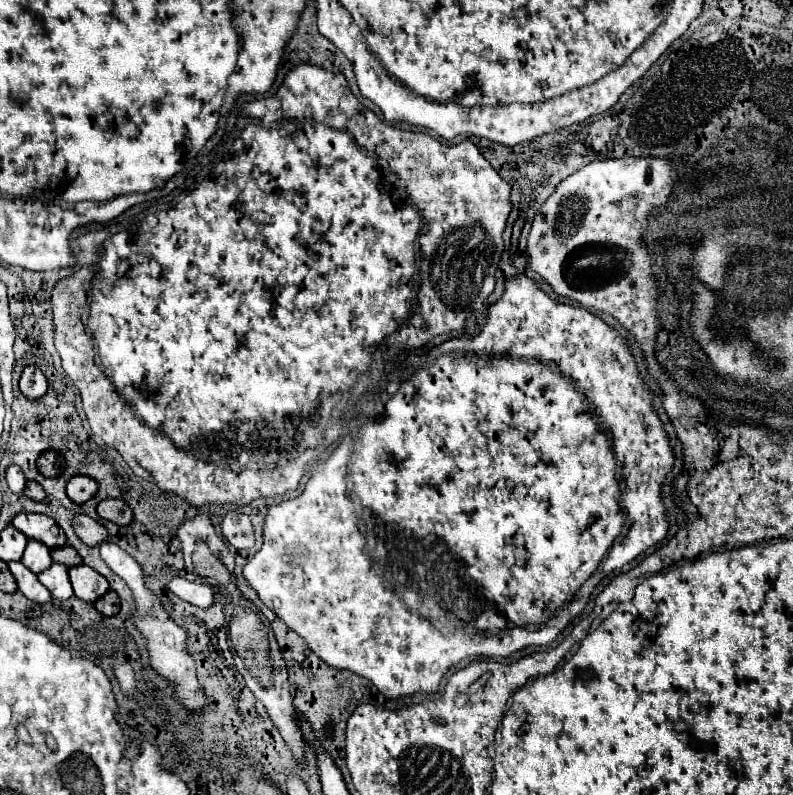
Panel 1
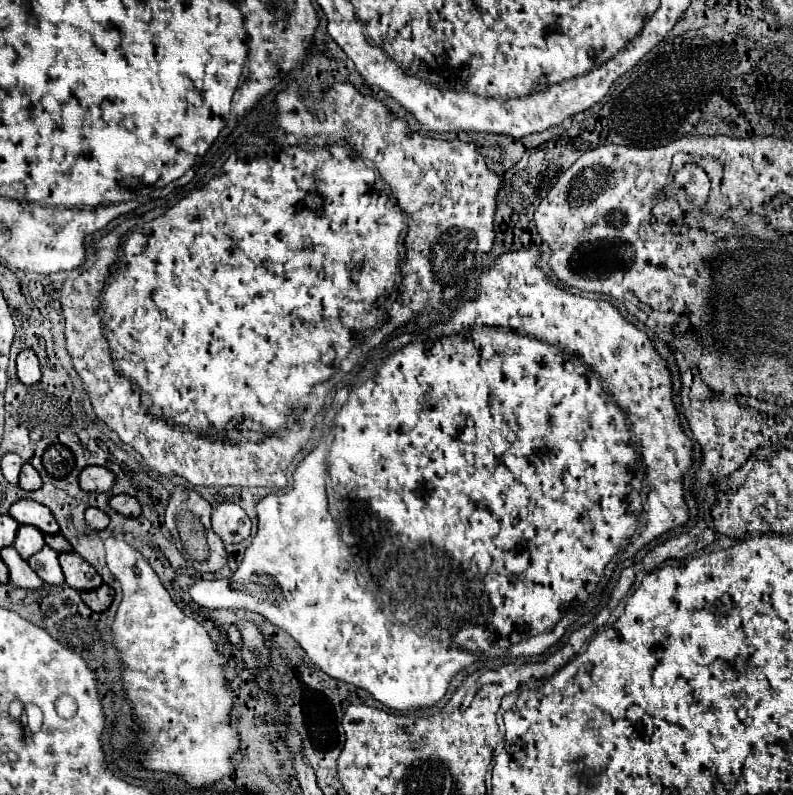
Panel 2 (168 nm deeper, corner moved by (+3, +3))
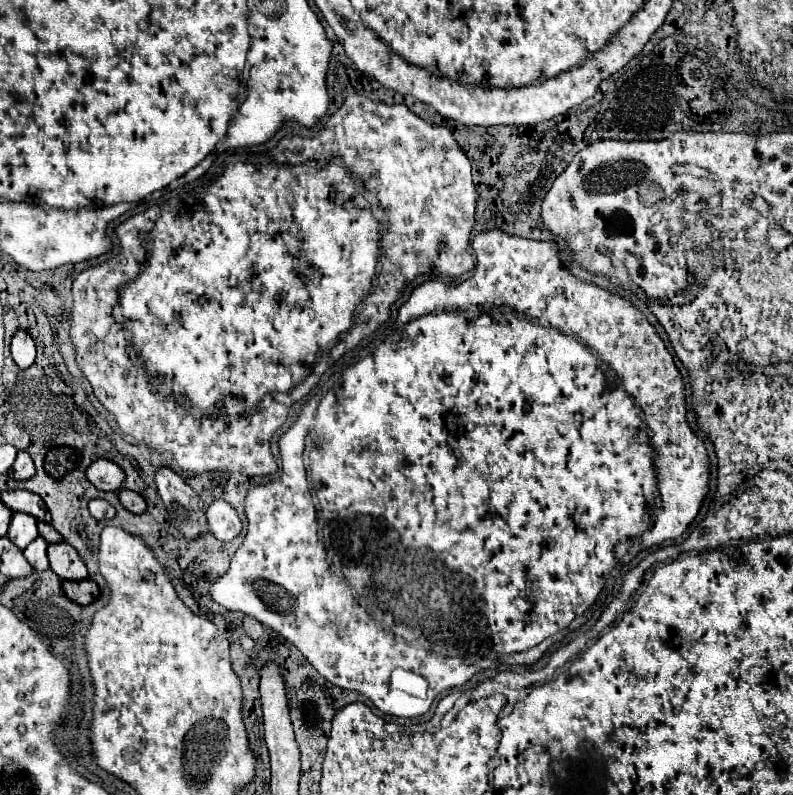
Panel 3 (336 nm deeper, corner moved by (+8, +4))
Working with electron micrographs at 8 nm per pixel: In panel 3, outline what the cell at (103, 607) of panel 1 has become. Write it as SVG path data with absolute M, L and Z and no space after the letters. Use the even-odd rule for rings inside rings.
M92 579L62 581L62 587L64 587L64 595L68 595L68 599L72 599L74 603L80 603L80 605L88 605L90 601L94 601L100 595L98 585Z

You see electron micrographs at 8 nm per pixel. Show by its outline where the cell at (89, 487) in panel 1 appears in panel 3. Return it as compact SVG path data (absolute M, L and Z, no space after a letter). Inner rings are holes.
M98 459L86 469L88 481L100 491L116 491L122 487L124 471L110 459Z

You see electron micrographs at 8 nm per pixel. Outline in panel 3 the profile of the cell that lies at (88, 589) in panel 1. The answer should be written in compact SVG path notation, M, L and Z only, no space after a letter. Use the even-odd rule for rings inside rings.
M54 543L48 547L48 561L50 561L50 569L60 577L60 579L68 579L68 581L82 581L88 579L88 571L82 563L82 559L78 557L76 549L72 549L68 543Z

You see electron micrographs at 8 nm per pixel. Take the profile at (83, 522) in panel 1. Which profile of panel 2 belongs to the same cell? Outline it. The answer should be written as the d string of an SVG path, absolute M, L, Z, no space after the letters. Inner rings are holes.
M89 508L85 512L85 522L89 524L89 528L93 530L105 530L109 524L109 518L99 510L99 508Z

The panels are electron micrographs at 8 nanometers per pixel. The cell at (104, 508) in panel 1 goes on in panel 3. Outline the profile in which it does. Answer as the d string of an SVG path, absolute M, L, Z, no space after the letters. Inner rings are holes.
M120 489L118 497L120 497L120 503L128 511L132 511L132 513L144 513L146 511L146 501L144 501L142 495L138 495L134 491L128 491L128 489Z

